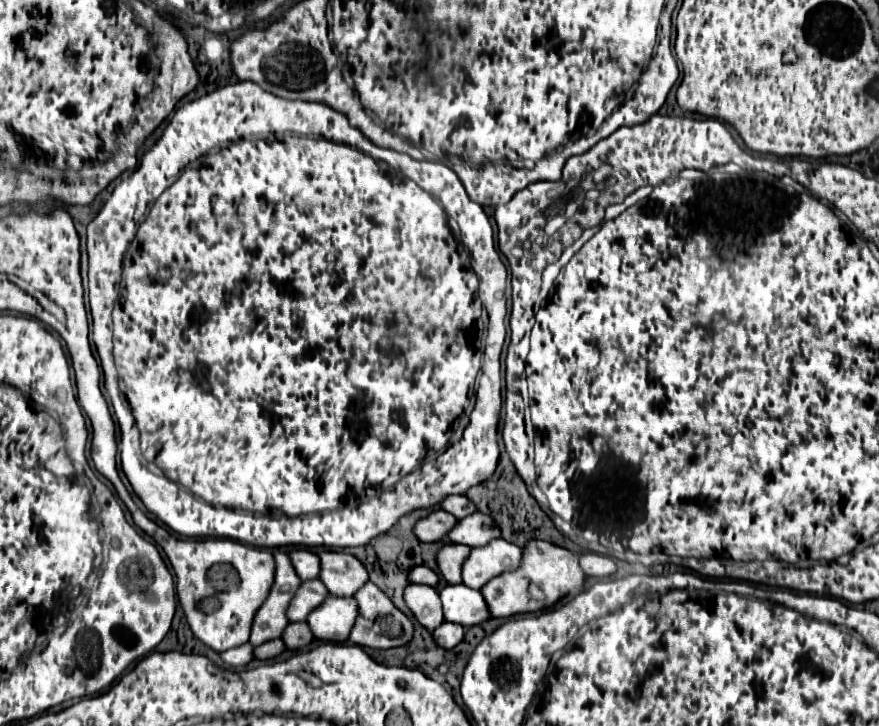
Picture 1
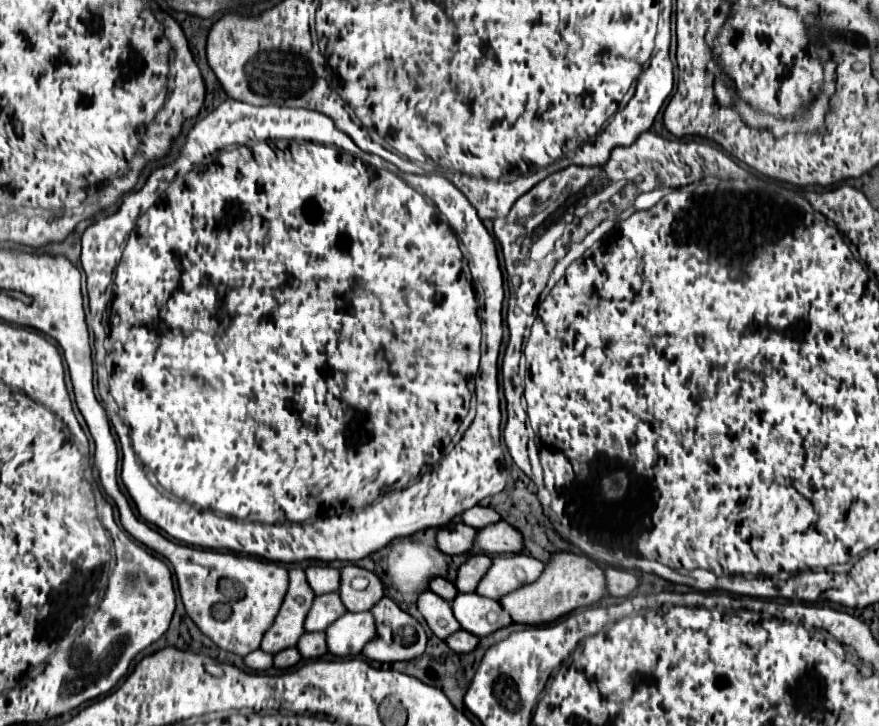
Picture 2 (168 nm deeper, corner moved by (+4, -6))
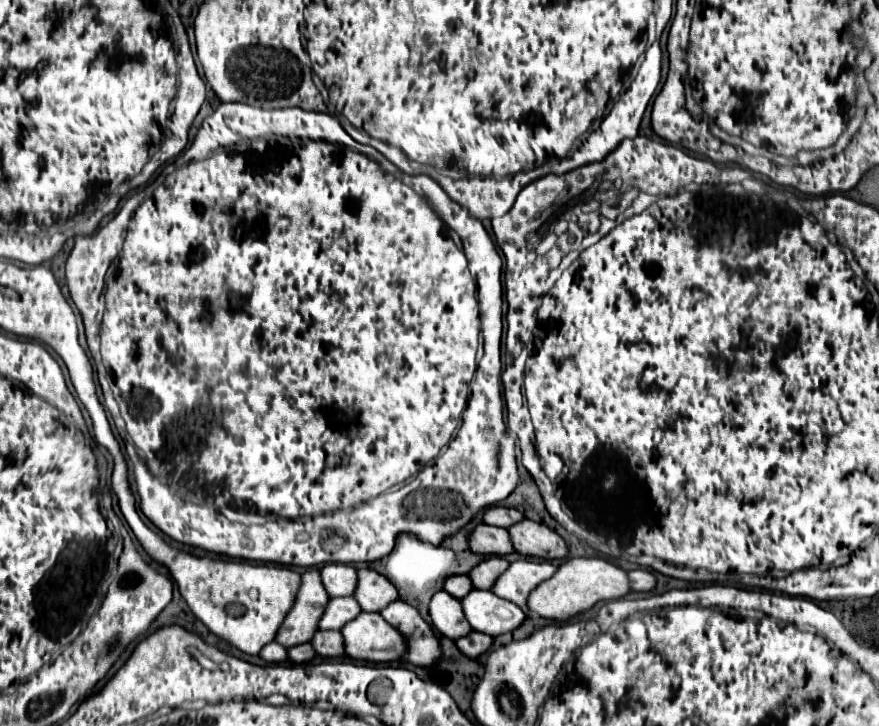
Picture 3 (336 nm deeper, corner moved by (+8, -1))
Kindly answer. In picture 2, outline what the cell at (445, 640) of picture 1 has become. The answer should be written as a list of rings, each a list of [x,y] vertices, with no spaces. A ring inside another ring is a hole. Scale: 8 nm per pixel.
[[[458,630],[456,634],[452,634],[452,636],[446,640],[446,644],[448,644],[454,652],[464,652],[464,654],[472,652],[472,650],[478,646],[478,642],[480,642],[478,636],[468,634],[468,632],[464,632],[464,630]]]

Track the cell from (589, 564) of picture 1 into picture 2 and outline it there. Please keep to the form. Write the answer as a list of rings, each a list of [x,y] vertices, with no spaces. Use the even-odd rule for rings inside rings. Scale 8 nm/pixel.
[[[606,568],[606,580],[608,580],[608,592],[618,598],[630,596],[640,586],[640,580],[634,574],[620,568]]]

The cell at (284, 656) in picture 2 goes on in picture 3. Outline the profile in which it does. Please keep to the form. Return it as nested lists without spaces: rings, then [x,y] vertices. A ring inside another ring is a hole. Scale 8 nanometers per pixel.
[[[304,643],[304,645],[296,645],[296,647],[290,647],[288,649],[288,661],[290,663],[306,663],[314,657],[314,649],[310,643]]]

